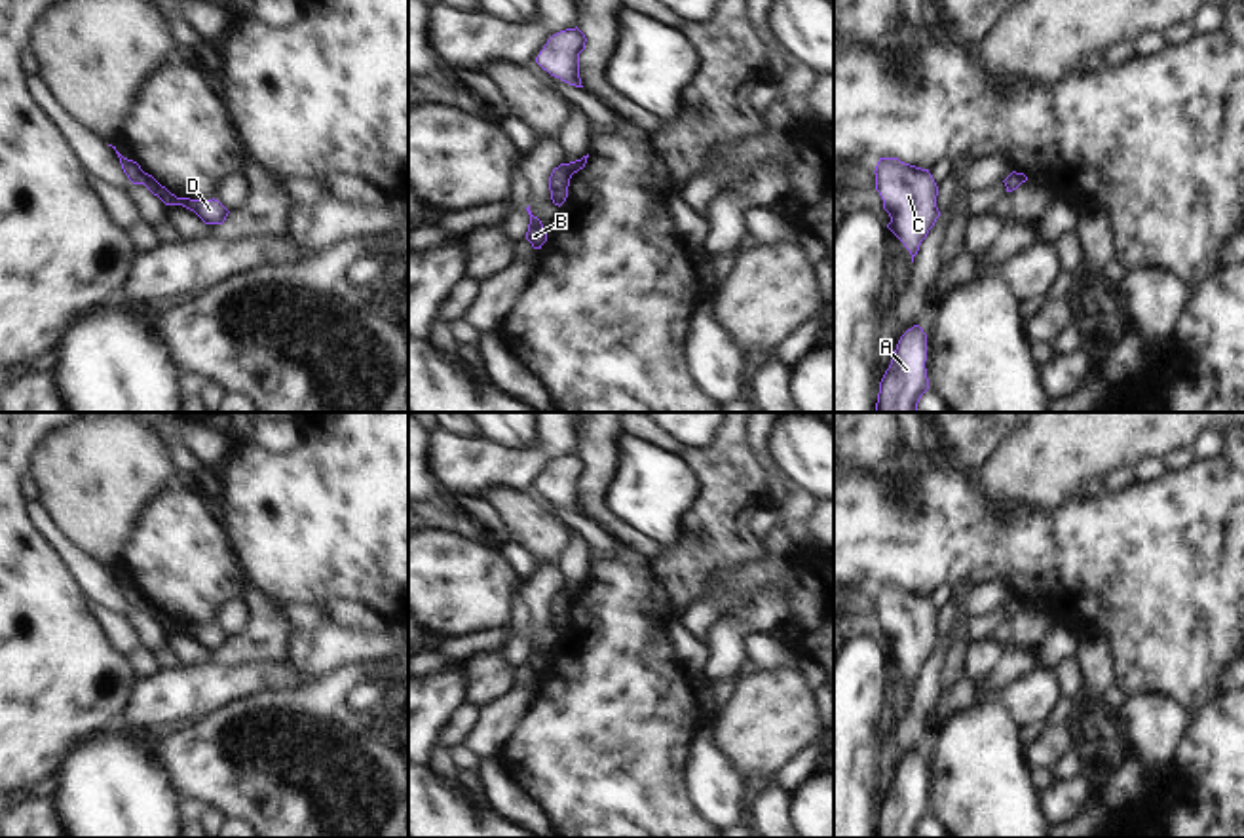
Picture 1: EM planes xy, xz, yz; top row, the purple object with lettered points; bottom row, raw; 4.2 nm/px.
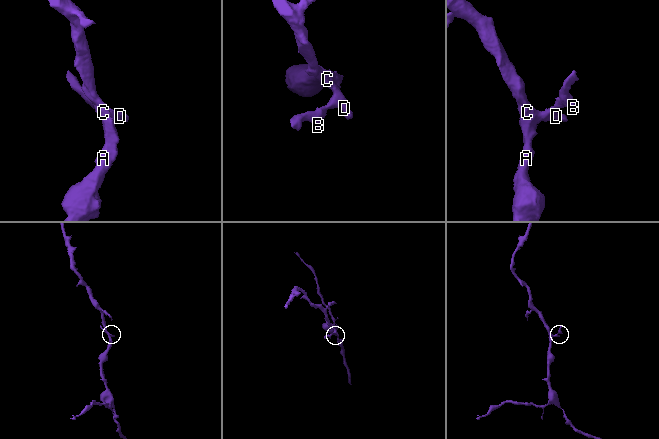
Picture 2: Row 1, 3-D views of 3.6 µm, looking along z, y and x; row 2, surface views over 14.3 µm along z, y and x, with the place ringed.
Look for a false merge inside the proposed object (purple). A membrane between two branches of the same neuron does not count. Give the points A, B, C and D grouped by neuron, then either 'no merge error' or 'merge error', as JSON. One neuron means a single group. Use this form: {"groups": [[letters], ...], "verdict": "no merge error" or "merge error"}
{"groups": [["A", "B", "C", "D"]], "verdict": "no merge error"}

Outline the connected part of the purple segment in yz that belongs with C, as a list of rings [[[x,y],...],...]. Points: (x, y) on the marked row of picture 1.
[[[879,158],[874,173],[876,190],[891,217],[887,228],[904,243],[914,262],[921,241],[940,217],[938,186],[929,169],[904,163],[898,158]]]

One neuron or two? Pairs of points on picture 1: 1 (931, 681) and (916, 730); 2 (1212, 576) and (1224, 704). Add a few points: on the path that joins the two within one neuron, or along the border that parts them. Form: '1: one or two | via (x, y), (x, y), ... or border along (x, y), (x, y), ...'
1: one | via (927, 692), (916, 719)
2: two | border along (1220, 685), (1189, 711)

